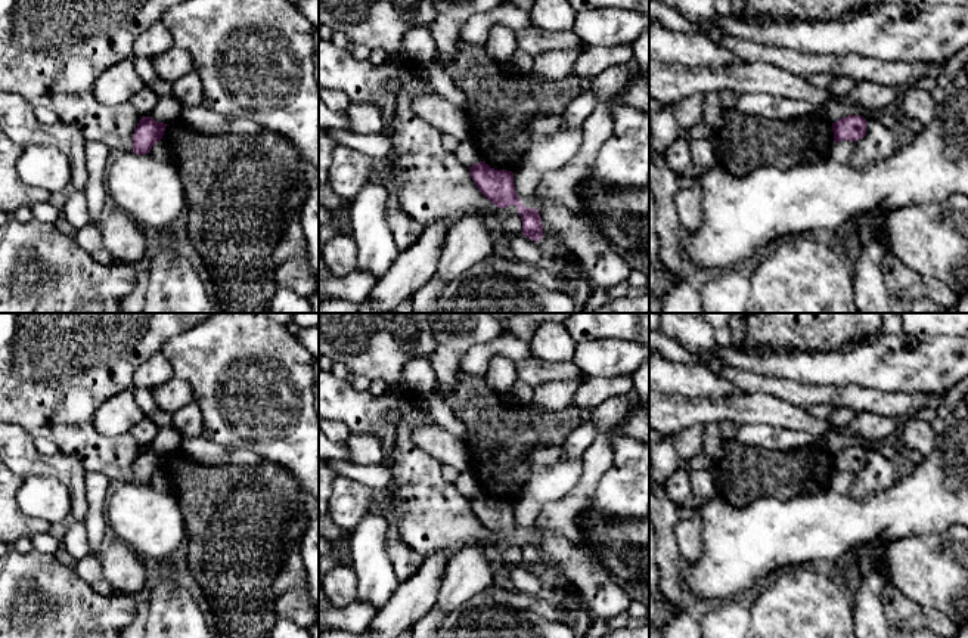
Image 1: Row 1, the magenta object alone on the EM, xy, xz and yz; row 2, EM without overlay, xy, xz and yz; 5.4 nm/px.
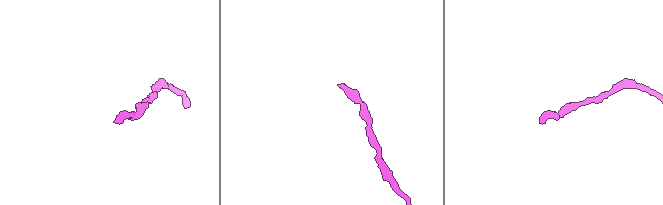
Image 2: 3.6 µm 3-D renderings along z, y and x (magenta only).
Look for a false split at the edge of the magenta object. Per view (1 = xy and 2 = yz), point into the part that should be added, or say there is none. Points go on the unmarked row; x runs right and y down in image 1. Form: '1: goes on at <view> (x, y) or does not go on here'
1: does not go on here
2: does not go on here

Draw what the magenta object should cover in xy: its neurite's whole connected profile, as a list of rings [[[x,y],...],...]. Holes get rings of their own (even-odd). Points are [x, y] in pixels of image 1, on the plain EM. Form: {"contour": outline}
{"contour": [[[143,447],[133,465],[133,481],[137,486],[149,484],[152,477],[164,467],[168,455],[158,453],[152,447]]]}

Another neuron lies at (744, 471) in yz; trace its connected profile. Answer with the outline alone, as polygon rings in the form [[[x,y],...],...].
[[[722,439],[723,455],[714,468],[717,495],[744,508],[757,496],[781,501],[817,493],[831,487],[832,453],[816,440],[792,450],[770,450]]]

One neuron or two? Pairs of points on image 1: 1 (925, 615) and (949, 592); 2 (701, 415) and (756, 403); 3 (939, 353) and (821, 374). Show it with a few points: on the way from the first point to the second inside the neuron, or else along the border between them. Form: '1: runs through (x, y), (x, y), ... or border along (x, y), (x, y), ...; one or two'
1: border along (903, 592), (922, 606), (936, 607), (952, 622); two
2: runs through (714, 411), (742, 409); one
3: runs through (909, 364), (850, 368); one

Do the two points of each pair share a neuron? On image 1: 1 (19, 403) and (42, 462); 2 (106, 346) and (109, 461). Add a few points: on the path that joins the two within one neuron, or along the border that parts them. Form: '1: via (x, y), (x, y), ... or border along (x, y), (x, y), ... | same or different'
1: border along (15, 424), (21, 426), (34, 439) | different
2: via (83, 375), (83, 434) | same

